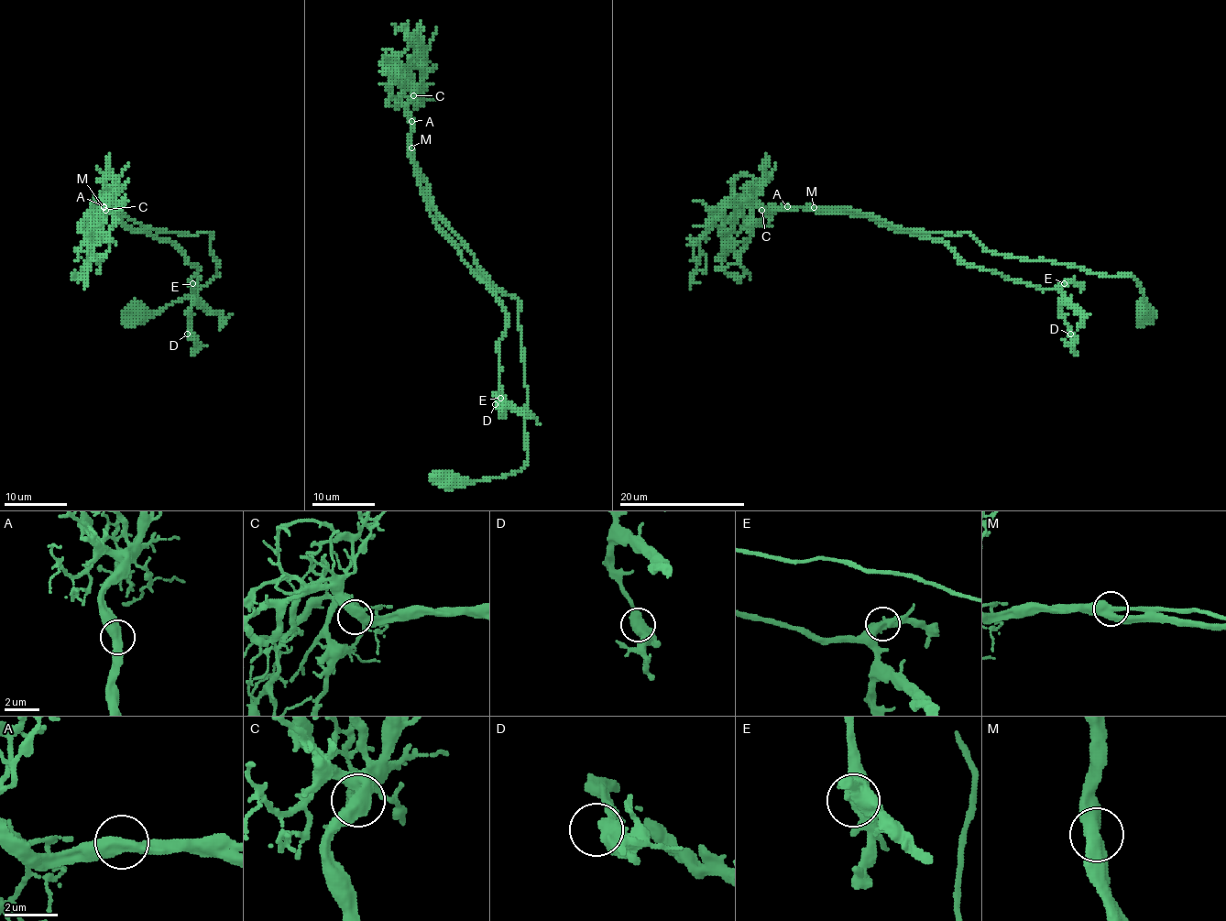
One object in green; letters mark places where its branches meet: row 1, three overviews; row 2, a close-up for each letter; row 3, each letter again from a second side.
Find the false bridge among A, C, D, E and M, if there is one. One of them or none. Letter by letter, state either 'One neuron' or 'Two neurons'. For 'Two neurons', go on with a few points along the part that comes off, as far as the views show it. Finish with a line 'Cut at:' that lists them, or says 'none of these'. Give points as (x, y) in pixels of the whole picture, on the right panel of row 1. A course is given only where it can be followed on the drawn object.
A: One neuron
C: One neuron
D: One neuron
E: One neuron
M: One neuron
Cut at: none of these

